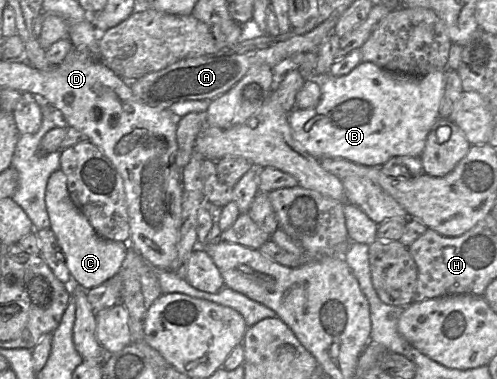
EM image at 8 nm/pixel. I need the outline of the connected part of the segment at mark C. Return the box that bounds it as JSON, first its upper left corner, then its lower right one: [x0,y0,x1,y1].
[45,169,129,290]

